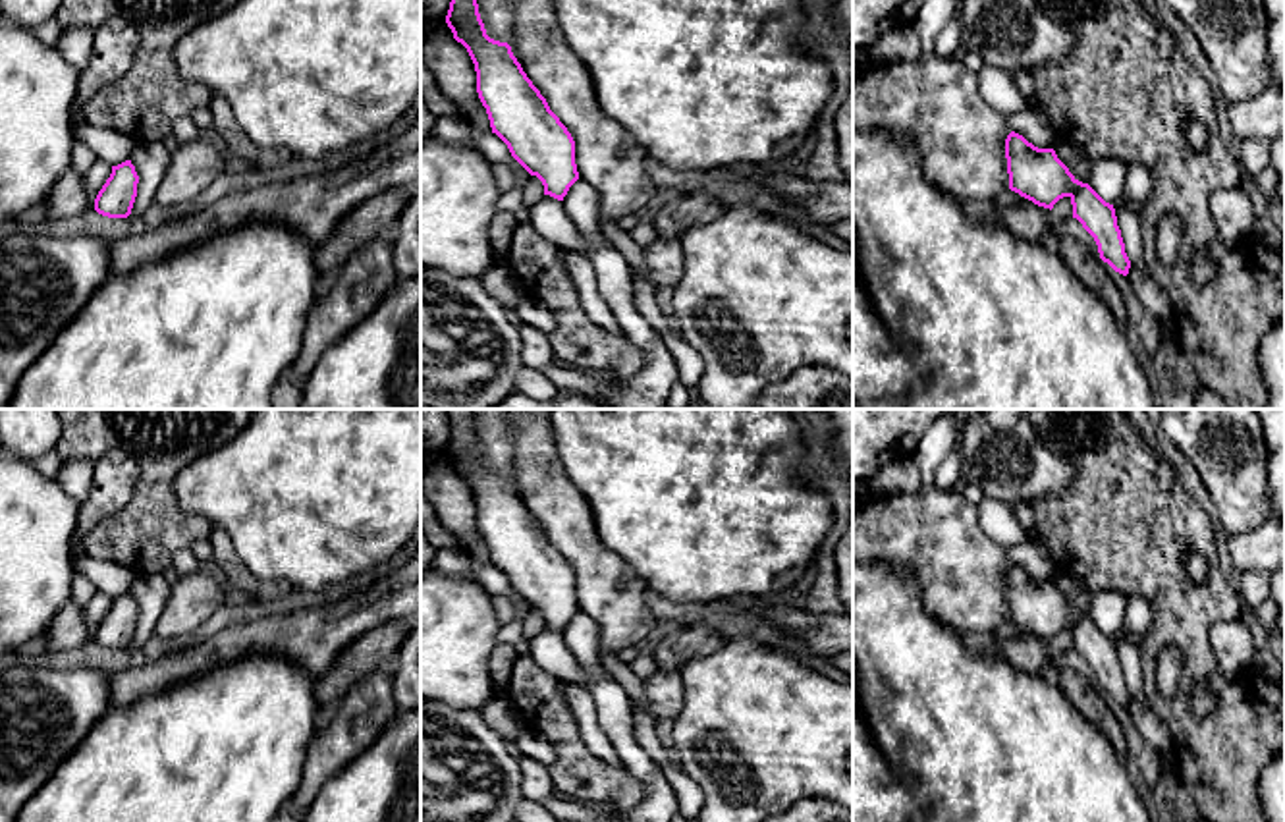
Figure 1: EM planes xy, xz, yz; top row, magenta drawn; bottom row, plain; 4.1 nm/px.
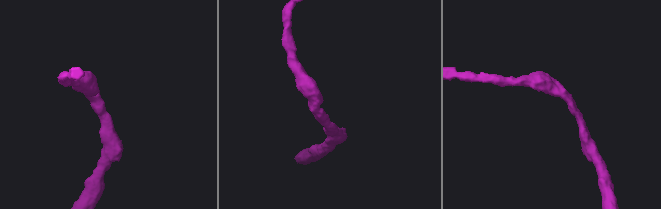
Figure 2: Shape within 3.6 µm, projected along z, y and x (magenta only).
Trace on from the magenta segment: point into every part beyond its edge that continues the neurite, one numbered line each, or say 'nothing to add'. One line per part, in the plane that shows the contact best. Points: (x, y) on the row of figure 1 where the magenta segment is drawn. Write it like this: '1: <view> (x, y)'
nothing to add

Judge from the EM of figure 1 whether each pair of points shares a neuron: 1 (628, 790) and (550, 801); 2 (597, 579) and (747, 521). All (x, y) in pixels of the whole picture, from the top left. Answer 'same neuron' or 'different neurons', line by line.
1: different neurons
2: different neurons

